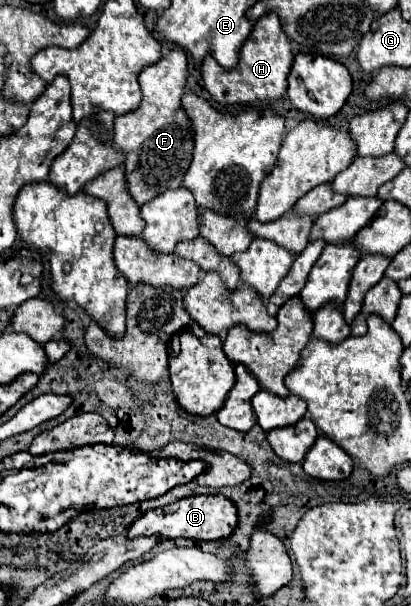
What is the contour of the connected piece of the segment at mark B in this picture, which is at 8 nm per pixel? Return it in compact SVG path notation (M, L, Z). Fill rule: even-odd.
M192 495L192 497L184 497L176 503L170 503L166 507L154 509L154 511L146 511L142 515L142 519L136 519L136 523L132 523L132 527L128 527L128 537L136 537L136 535L160 535L162 539L222 539L228 537L232 533L232 529L236 527L236 507L230 499L226 499L224 495Z

